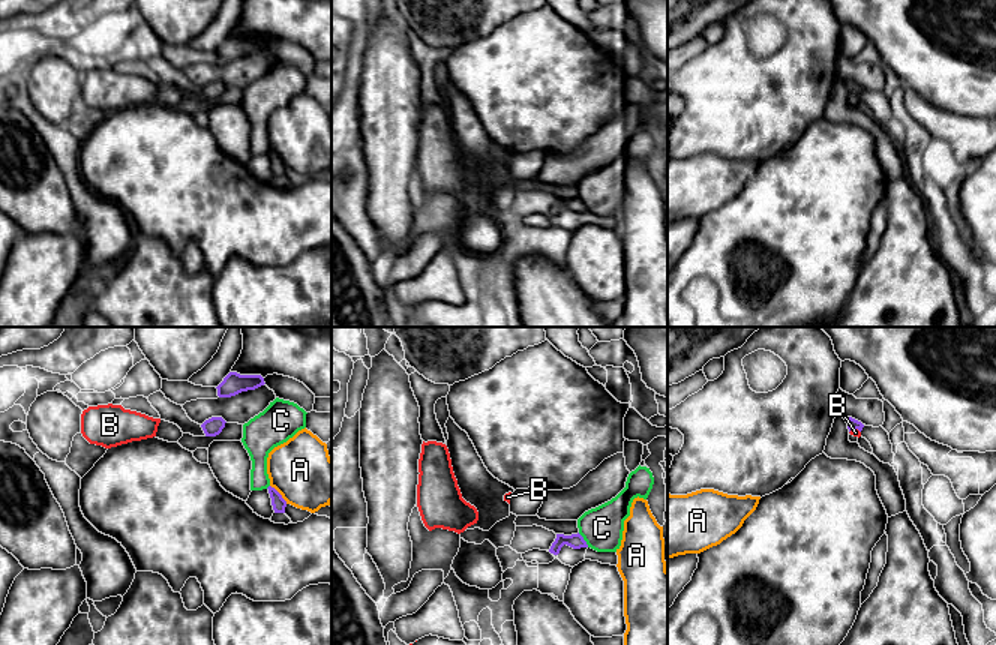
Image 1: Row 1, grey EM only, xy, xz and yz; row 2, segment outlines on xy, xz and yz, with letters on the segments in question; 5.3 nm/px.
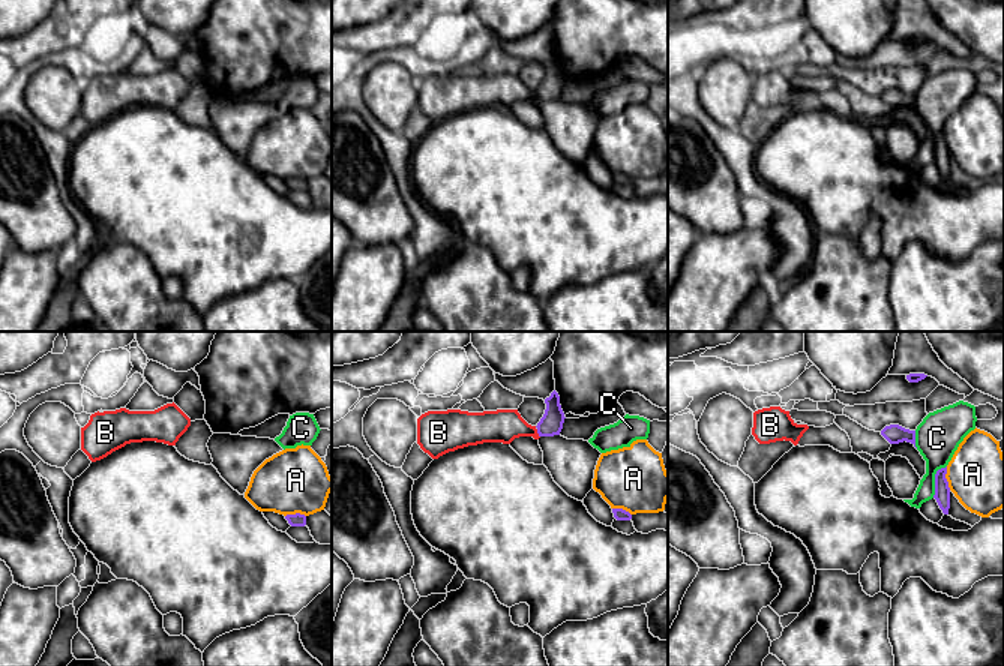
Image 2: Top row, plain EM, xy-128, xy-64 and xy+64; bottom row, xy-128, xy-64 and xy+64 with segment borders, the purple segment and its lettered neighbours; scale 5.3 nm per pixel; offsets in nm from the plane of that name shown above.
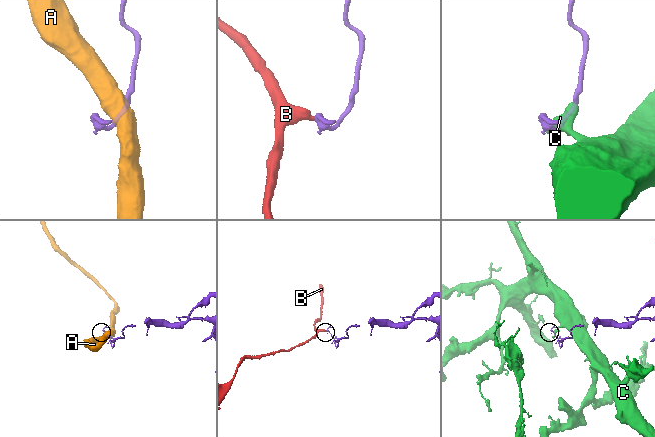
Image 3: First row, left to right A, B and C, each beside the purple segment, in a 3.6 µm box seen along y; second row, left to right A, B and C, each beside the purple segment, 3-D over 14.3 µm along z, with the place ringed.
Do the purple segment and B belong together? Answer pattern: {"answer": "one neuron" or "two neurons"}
{"answer": "two neurons"}

